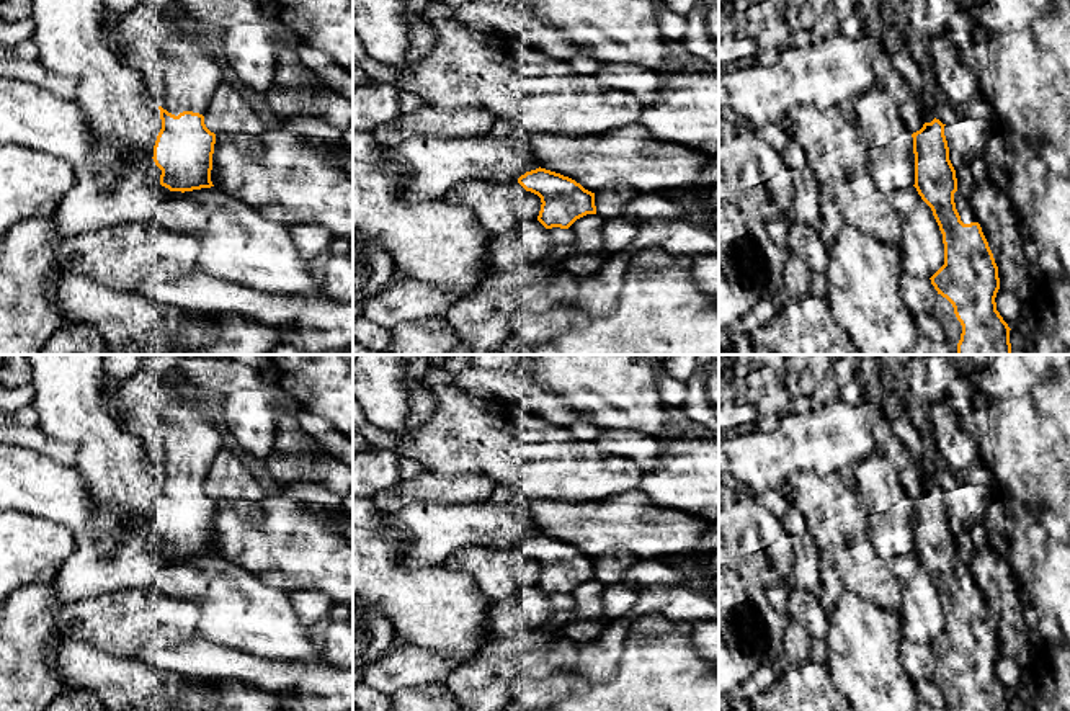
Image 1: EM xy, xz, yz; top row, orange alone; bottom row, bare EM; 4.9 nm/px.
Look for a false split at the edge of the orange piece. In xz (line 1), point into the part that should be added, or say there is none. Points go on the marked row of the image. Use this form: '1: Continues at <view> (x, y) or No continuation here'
1: No continuation here

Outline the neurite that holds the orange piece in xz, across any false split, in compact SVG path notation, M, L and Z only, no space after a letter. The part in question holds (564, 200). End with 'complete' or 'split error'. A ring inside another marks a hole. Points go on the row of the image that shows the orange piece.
M539 167L521 175L518 183L541 198L537 221L546 229L568 229L577 219L596 214L595 193L560 173Z | complete

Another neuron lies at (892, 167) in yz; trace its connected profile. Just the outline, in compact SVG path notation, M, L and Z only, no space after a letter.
M879 87L854 98L856 126L867 144L869 173L887 196L915 185L913 137L898 106Z

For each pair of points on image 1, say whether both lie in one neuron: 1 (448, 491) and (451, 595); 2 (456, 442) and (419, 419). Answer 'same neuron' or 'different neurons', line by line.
1: different neurons
2: different neurons

